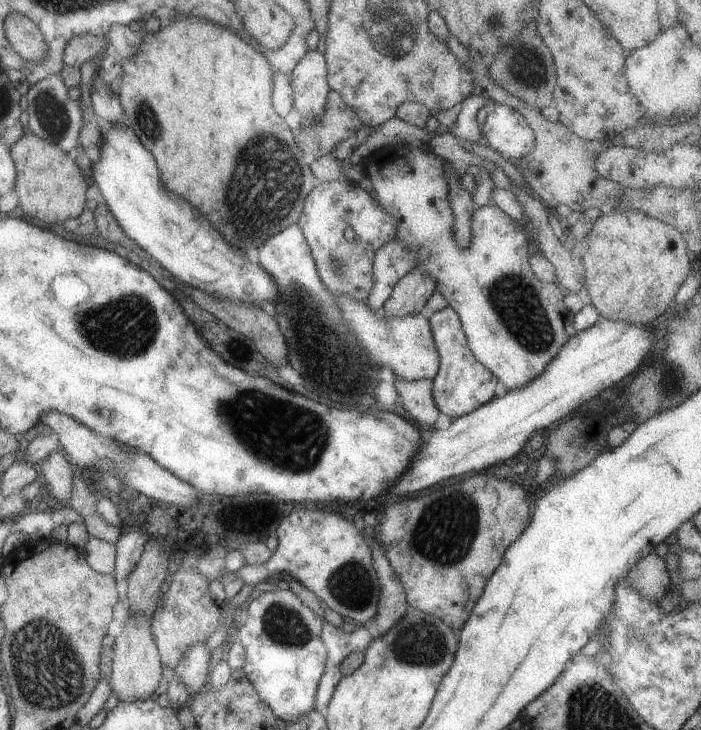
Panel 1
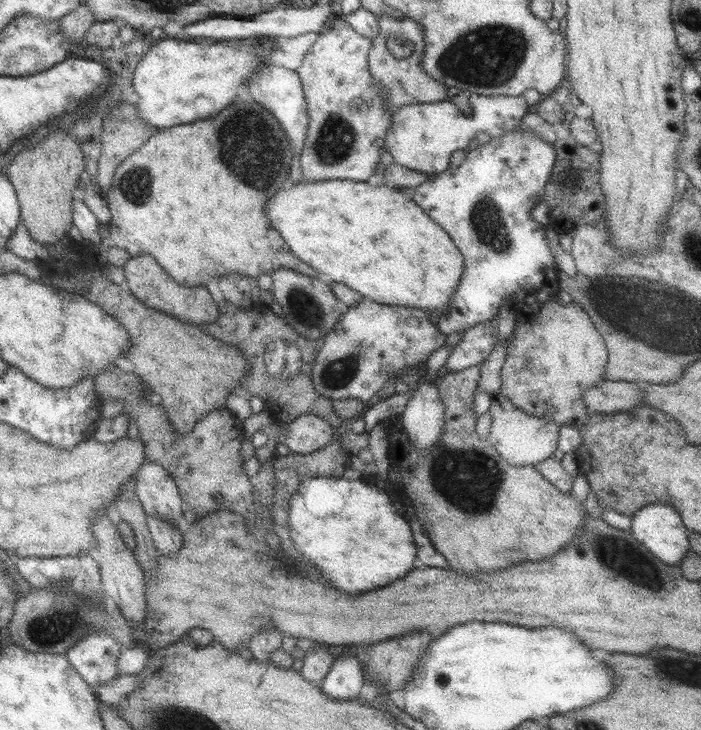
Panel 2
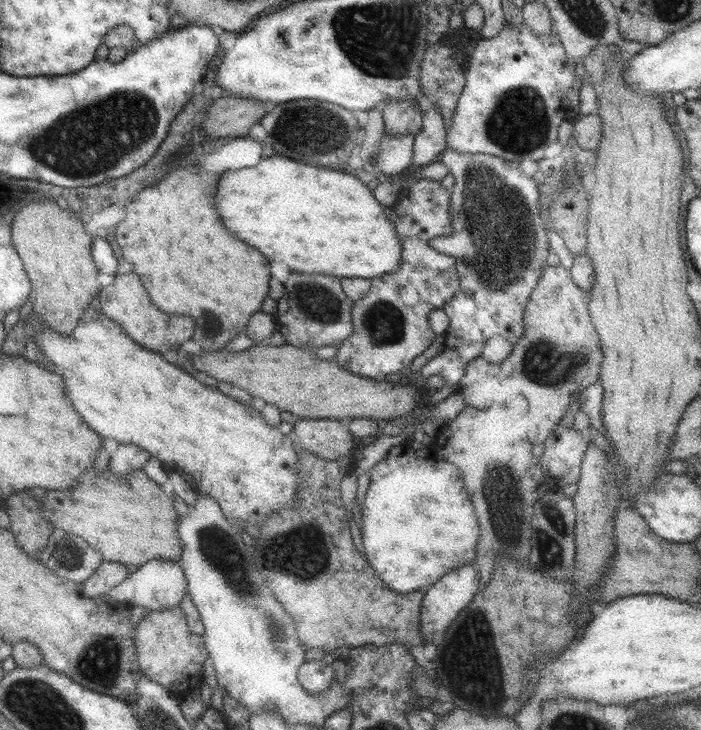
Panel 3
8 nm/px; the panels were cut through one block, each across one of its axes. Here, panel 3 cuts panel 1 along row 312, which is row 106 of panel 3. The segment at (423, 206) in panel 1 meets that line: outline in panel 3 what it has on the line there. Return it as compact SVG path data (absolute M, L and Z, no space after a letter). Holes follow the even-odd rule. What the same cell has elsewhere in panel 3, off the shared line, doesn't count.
M506 22L495 36L477 40L467 58L465 82L447 126L445 148L463 154L487 154L505 161L539 161L543 151L557 142L557 131L565 126L568 106L563 96L570 93L576 76L574 67L553 30L537 34L523 22L516 25Z

